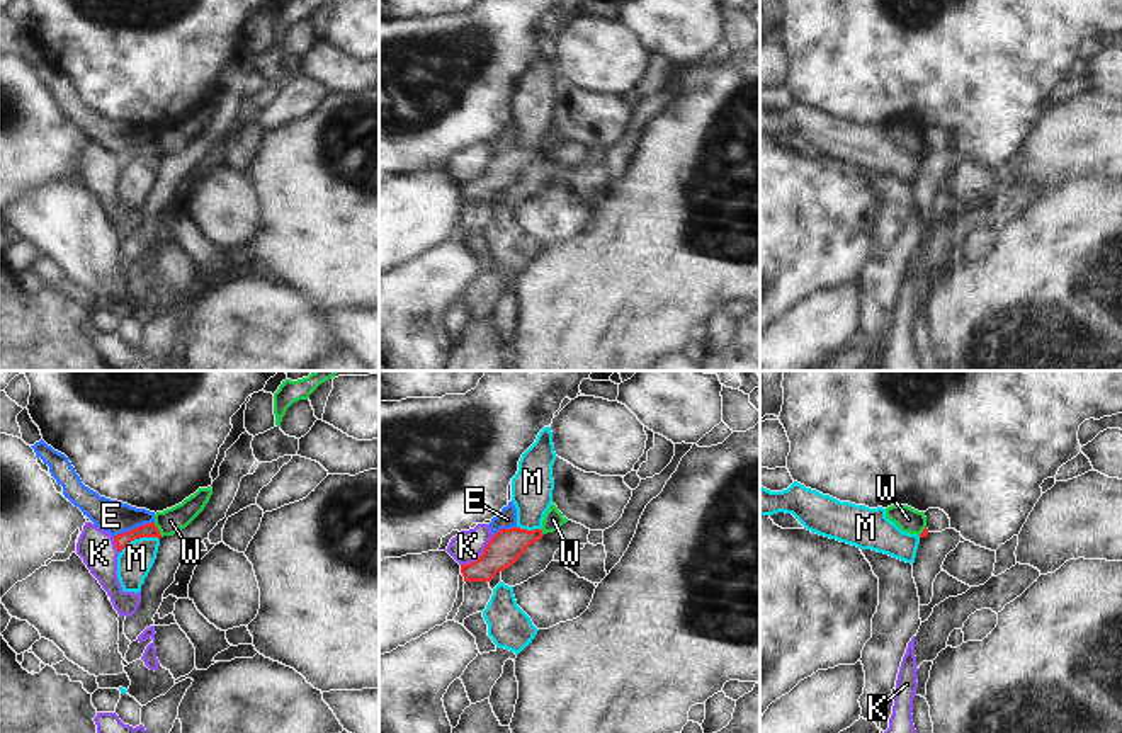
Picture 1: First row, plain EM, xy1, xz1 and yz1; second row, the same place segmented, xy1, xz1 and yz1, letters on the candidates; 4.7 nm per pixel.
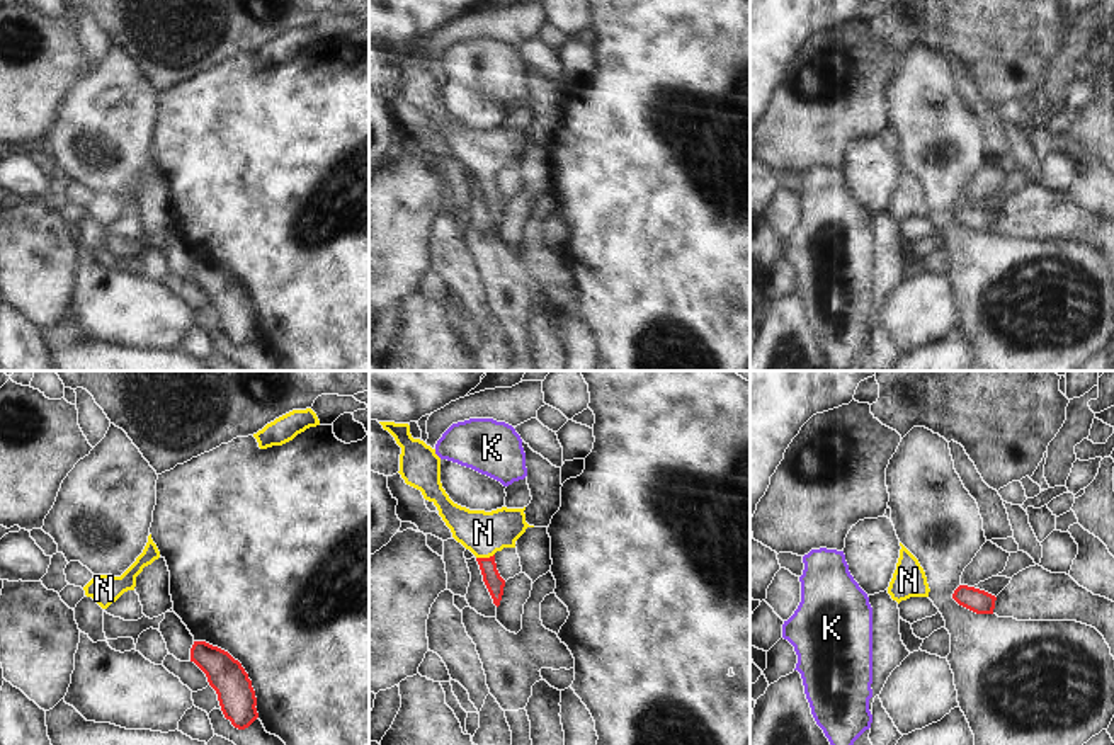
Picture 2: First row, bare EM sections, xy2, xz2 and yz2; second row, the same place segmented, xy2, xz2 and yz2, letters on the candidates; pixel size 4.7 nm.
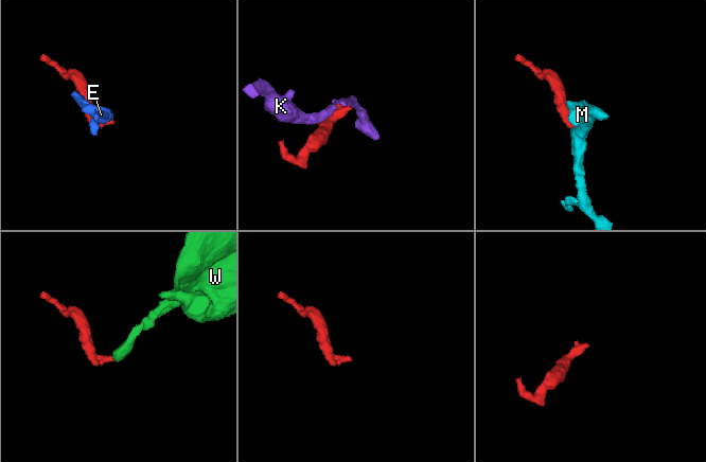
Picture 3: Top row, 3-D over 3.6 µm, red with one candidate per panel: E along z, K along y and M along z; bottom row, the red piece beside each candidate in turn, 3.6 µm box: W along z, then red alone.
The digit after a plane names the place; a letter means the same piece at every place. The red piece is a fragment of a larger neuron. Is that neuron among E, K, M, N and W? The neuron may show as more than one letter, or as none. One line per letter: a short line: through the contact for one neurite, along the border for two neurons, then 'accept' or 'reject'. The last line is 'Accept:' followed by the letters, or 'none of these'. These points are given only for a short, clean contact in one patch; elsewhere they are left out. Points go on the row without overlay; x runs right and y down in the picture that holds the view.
E: line xy1 (153, 140), (114, 155); reject
K: line xz1 (495, 153), (475, 179), (461, 184); reject
M: line xy1 (158, 157), (135, 157), (119, 172); reject
N: line xz2 (492, 198), (485, 177), (483, 152); accept
W: line xy1 (153, 142), (162, 155); reject
Accept: N

